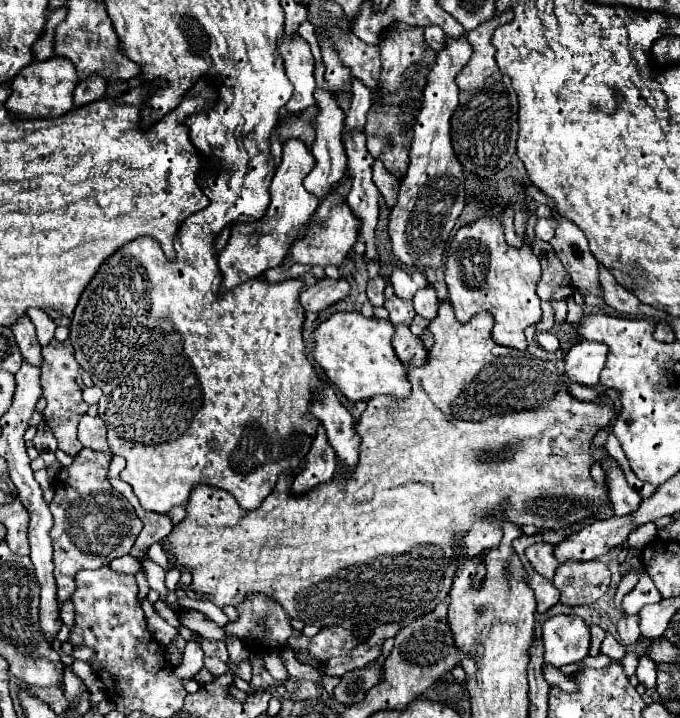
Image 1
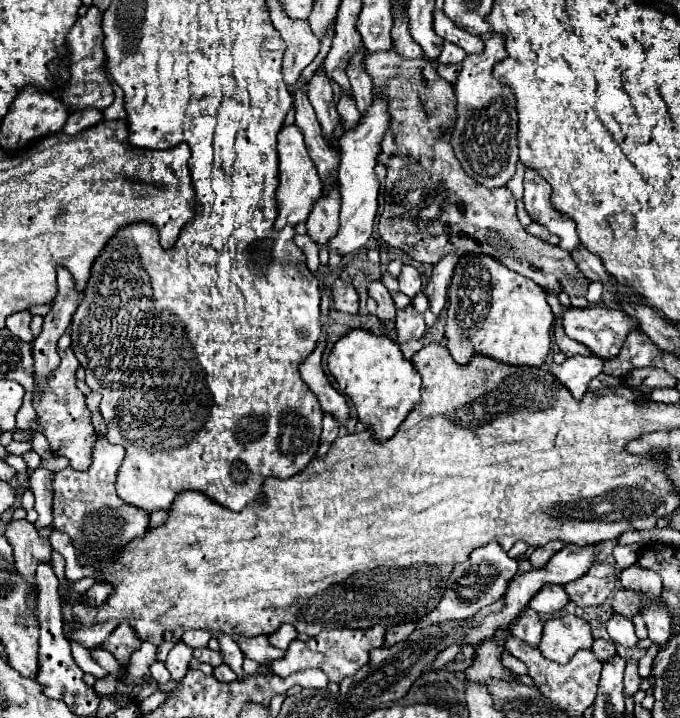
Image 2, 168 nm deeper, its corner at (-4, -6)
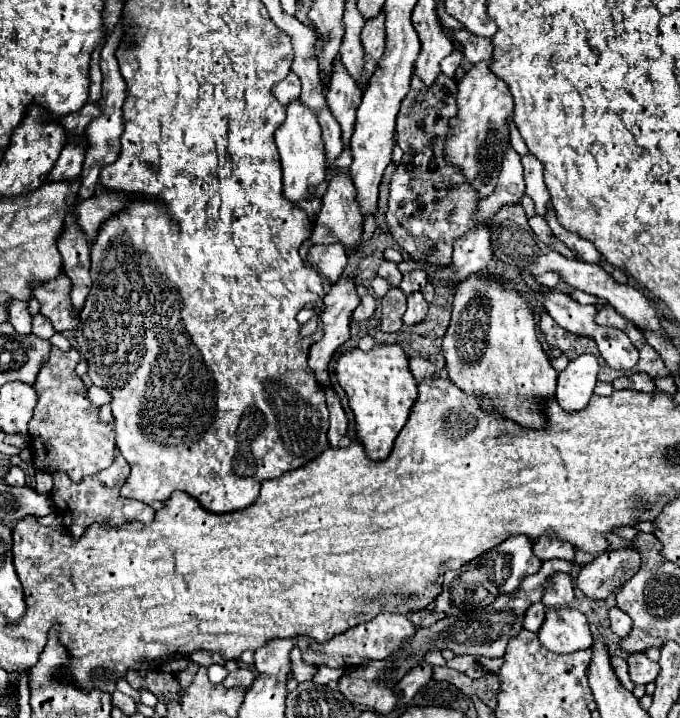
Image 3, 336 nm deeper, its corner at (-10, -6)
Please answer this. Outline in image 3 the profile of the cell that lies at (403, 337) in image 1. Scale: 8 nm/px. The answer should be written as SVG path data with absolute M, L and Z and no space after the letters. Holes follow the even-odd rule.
M420 291L408 295L408 309L404 313L404 325L420 323L428 313L428 303Z

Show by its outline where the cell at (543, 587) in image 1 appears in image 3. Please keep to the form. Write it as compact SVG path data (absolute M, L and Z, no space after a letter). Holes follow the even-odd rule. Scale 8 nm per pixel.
M554 573L546 581L546 591L542 597L542 603L546 607L564 607L574 599L574 587L572 577L568 573Z

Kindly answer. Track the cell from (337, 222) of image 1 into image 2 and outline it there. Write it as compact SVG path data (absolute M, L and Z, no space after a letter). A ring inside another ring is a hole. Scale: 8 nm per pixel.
M376 99L368 113L360 119L360 123L346 131L340 137L340 149L342 149L342 159L338 167L338 181L340 181L340 193L342 193L342 209L340 209L340 227L338 233L328 241L330 251L338 251L340 255L348 255L354 251L360 251L374 229L374 217L378 211L378 181L374 175L374 165L376 165L376 155L380 151L380 141L384 131L388 129L388 113L386 113L386 101Z

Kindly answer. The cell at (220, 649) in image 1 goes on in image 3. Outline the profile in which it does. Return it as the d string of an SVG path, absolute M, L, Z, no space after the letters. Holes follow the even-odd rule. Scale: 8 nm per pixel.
M196 651L190 655L190 659L202 667L210 667L214 663L218 663L218 665L226 663L226 659L220 653L210 653L210 651Z

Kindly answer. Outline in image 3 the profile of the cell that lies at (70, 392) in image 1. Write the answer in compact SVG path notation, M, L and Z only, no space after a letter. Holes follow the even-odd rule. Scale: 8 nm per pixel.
M52 347L48 363L40 369L36 383L32 385L38 393L38 403L28 423L34 469L50 475L62 471L72 481L82 481L84 477L110 467L116 457L114 425L102 423L98 407L88 401L88 389L74 371L78 361L80 355L76 349L60 351L58 347Z

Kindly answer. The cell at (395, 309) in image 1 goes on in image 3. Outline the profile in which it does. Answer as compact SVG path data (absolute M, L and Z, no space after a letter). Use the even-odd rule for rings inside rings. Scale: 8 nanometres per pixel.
M388 259L382 261L382 265L380 265L380 269L378 269L378 275L384 277L386 281L390 281L394 287L398 287L398 285L400 285L400 279L402 279L402 273L400 273L398 265L392 263L392 261L388 261Z

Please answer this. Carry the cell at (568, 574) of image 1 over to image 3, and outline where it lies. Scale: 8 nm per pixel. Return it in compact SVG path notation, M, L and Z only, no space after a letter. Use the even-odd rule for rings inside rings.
M636 549L604 551L580 569L576 585L590 599L606 599L608 593L620 589L638 571L638 565L640 553Z

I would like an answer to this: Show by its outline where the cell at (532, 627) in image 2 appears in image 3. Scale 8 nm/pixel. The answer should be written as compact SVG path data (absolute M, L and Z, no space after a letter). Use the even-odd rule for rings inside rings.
M538 601L538 603L530 605L530 607L526 609L524 627L526 627L528 631L532 631L532 633L538 633L540 625L542 625L542 621L544 621L544 613L546 613L546 607L544 607L544 603L542 603L542 601Z

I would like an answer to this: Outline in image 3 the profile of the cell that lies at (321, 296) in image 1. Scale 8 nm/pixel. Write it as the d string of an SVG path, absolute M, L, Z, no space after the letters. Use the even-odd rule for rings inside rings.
M358 285L358 295L360 295L360 305L354 309L354 321L366 321L372 317L372 313L376 311L376 299L374 295L370 295L370 291L364 285Z

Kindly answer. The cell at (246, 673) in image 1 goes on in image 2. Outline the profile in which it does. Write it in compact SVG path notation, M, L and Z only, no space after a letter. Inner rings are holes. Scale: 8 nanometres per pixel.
M216 633L216 641L220 643L220 651L222 651L224 663L238 675L238 681L244 681L244 677L246 677L244 669L242 669L244 655L242 655L240 647L236 645L236 641L228 633Z

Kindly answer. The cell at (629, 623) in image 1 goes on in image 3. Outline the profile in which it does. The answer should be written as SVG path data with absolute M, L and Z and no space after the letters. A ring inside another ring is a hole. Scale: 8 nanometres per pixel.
M612 607L612 609L608 611L608 619L610 619L610 629L612 629L618 637L626 637L626 633L630 633L632 621L630 621L630 617L628 617L624 611L620 611L618 607Z

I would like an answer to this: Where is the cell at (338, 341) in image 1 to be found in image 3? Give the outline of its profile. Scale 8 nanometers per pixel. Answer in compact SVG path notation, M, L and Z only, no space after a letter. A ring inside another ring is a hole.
M382 345L368 353L352 349L336 361L336 379L346 391L348 405L356 419L356 437L366 455L374 461L386 459L392 451L394 439L410 417L410 409L418 393L418 383L408 369L406 353L400 345Z

